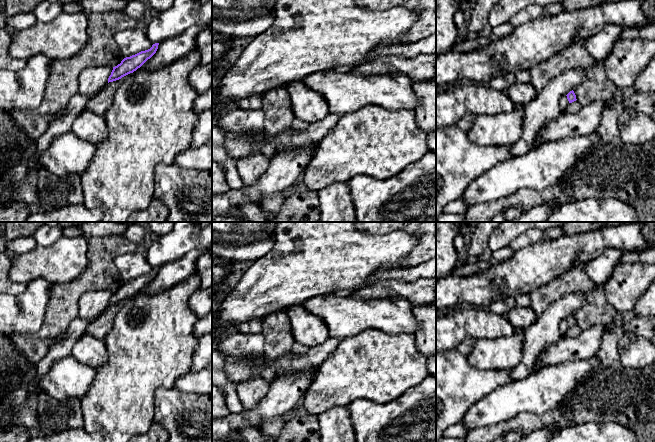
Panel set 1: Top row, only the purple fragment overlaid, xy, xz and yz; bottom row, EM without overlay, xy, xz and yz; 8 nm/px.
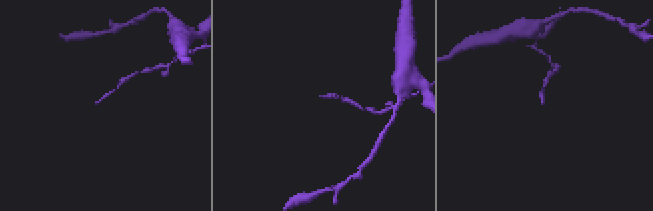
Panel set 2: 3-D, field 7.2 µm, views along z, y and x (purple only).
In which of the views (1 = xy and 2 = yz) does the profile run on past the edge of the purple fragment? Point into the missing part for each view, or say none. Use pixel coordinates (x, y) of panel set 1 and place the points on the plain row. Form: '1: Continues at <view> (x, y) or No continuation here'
1: No continuation here
2: Continues at yz (564, 326)

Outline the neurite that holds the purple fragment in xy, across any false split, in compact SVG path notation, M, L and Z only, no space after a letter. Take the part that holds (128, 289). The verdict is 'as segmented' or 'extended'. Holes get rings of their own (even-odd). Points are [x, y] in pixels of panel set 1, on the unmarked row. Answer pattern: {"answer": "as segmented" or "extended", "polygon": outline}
{"answer": "as segmented", "polygon": "M155 267L148 274L141 275L135 279L124 282L120 288L113 291L108 307L121 303L140 292L157 275L159 267Z"}

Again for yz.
{"answer": "extended", "polygon": "M570 315L567 319L563 320L560 324L560 333L561 336L565 336L566 331L569 327L572 327L574 325L576 325L576 319L574 317L574 315Z"}

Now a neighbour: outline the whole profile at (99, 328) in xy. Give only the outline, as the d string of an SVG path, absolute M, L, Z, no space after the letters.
M130 298L122 301L119 304L107 307L96 320L86 325L86 329L83 334L103 340L112 328L115 315L120 310L122 305L129 299Z

